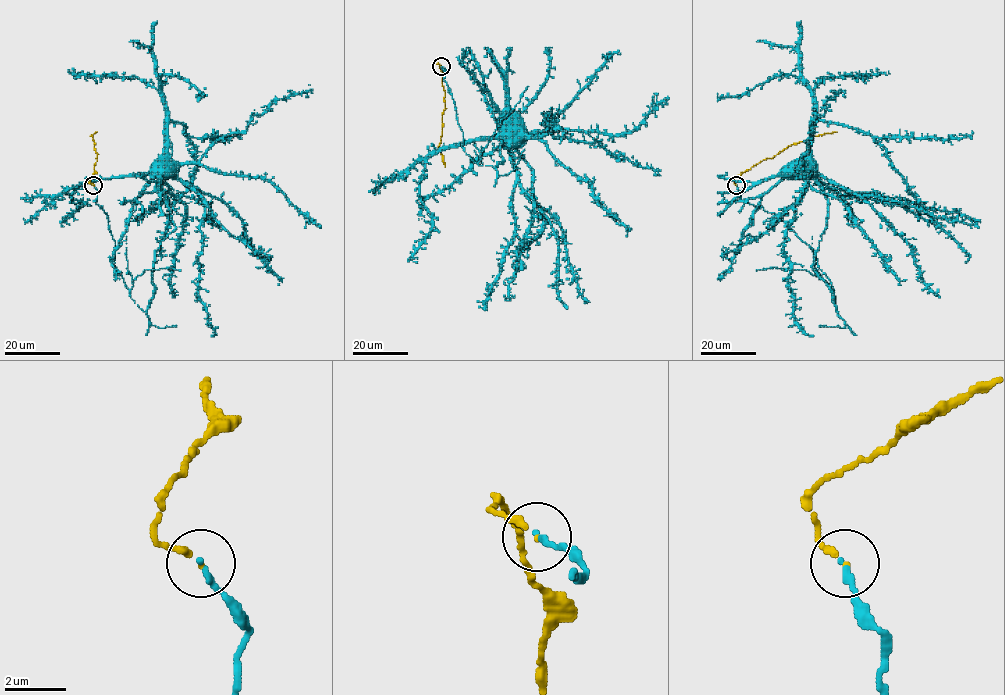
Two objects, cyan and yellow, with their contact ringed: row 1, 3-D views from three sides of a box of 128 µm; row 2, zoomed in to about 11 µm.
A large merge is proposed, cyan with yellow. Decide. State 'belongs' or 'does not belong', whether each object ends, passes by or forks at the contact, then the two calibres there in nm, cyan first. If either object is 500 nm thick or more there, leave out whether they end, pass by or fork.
belongs | cyan ends | yellow ends | 240/200 nm

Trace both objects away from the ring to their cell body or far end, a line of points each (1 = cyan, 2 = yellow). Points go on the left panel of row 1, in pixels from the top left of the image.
1: (94, 185), (115, 241), (115, 269), (145, 311), (155, 289), (154, 252), (175, 228), (163, 177)
2: (94, 185), (89, 179), (94, 173), (97, 157), (91, 136), (97, 132)

